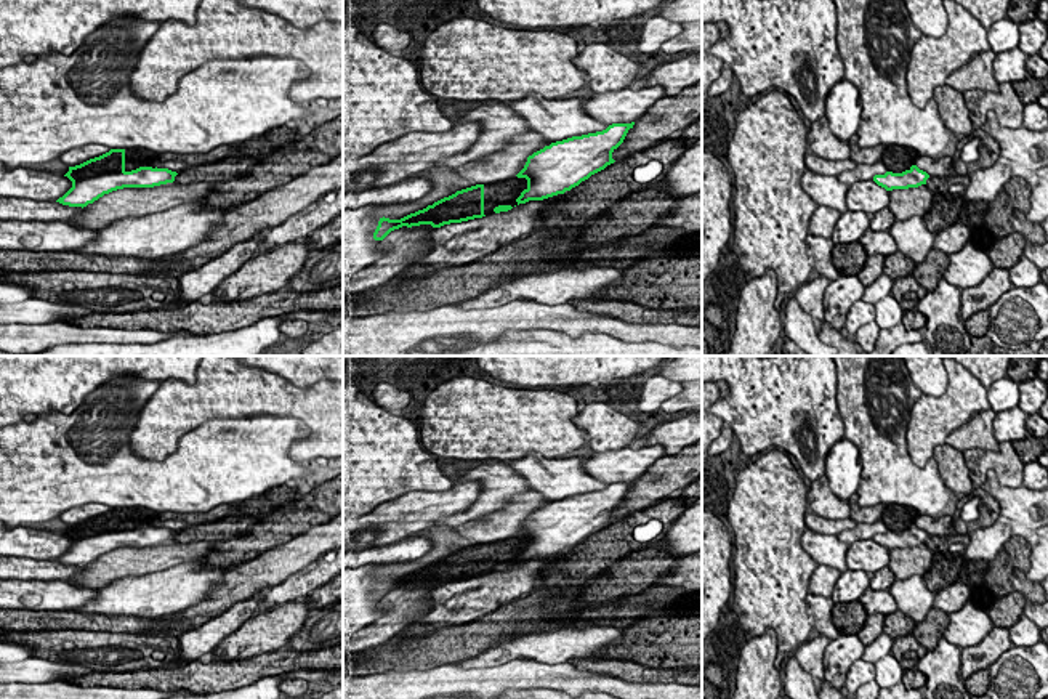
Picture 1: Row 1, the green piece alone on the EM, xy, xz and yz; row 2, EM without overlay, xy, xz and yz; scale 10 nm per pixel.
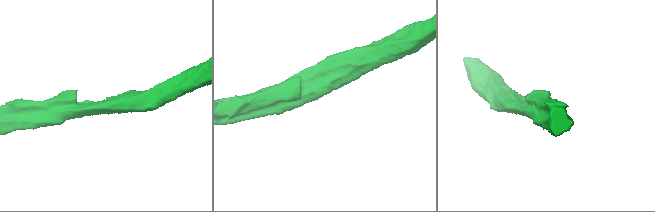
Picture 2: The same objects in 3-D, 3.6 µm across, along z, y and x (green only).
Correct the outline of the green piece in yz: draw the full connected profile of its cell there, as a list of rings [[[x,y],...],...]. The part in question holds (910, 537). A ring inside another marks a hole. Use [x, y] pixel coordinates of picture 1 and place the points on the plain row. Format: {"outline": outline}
{"outline": [[[912,524],[902,532],[886,531],[885,534],[875,534],[873,540],[886,550],[893,550],[918,547],[921,543],[926,543],[928,537],[929,534],[926,531],[920,529],[917,524]]]}

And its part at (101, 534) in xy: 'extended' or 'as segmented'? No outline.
as segmented

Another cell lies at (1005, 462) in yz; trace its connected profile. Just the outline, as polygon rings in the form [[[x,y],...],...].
[[[1010,441],[1000,442],[1000,449],[997,452],[984,449],[968,449],[963,452],[963,457],[974,487],[987,481],[989,470],[994,470],[997,473],[1000,486],[1022,486],[1024,463],[1021,462],[1013,447],[1013,442]]]

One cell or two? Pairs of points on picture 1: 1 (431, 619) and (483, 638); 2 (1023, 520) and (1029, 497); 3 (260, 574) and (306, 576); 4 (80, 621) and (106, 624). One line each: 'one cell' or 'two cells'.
1: two cells
2: one cell
3: two cells
4: one cell

